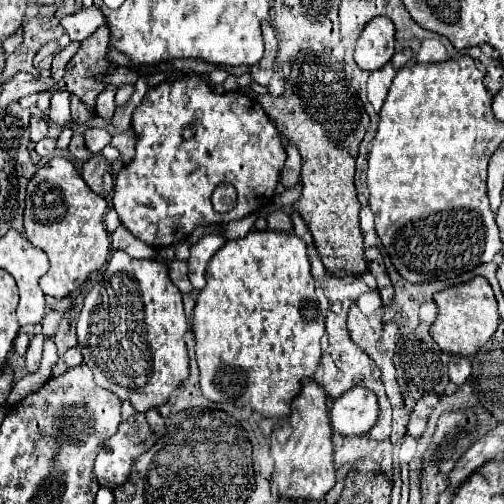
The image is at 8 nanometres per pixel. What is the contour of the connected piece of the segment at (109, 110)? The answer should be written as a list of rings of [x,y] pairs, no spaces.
[[[105,84],[105,90],[101,90],[101,94],[97,96],[97,104],[95,104],[95,112],[99,116],[115,114],[115,94],[117,94],[117,86]]]

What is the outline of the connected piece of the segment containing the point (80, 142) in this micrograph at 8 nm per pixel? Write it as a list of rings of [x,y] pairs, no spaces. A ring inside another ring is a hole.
[[[83,134],[73,136],[73,140],[71,140],[71,144],[69,144],[69,152],[71,152],[79,162],[87,162],[87,160],[93,156],[91,150],[87,150],[87,146],[85,146]]]

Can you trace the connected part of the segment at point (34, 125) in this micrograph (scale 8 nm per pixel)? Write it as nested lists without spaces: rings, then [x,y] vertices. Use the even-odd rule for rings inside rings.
[[[33,116],[31,118],[31,142],[39,142],[47,136],[47,124],[43,118]]]

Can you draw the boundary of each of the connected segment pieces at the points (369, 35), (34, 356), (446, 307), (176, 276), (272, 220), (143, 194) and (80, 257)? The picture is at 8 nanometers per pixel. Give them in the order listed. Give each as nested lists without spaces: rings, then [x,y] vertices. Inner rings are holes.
[[[373,18],[361,32],[355,44],[353,58],[361,70],[373,72],[383,68],[395,52],[395,26],[389,18]]]
[[[37,334],[37,336],[35,336],[33,340],[31,340],[29,348],[27,348],[27,354],[25,354],[25,362],[27,362],[27,370],[29,370],[31,374],[39,370],[39,362],[41,362],[41,348],[43,348],[43,340],[45,340],[45,336],[43,336],[43,334]]]
[[[477,276],[465,284],[451,286],[443,292],[437,292],[433,298],[437,302],[439,312],[437,312],[435,324],[431,326],[431,338],[439,344],[439,348],[443,352],[471,358],[495,334],[495,330],[499,326],[497,302],[495,302],[491,286],[485,278]]]
[[[173,260],[169,262],[169,274],[171,274],[171,280],[173,284],[181,290],[183,296],[195,296],[195,290],[193,290],[193,284],[189,282],[189,270],[187,270],[187,264],[181,262],[181,260]]]
[[[273,212],[269,218],[267,218],[267,224],[269,228],[273,230],[281,230],[281,232],[293,232],[293,222],[291,218],[285,214],[285,212]]]
[[[185,76],[181,80],[175,80],[175,82],[163,82],[159,84],[157,88],[151,88],[143,102],[135,108],[133,112],[133,130],[137,134],[137,146],[135,146],[135,158],[131,160],[131,164],[123,166],[121,172],[117,174],[117,182],[115,182],[115,196],[113,196],[113,204],[115,204],[115,210],[121,218],[121,224],[139,240],[143,240],[145,244],[149,246],[155,246],[155,248],[161,248],[161,246],[175,246],[179,242],[183,242],[197,226],[201,224],[221,224],[221,222],[231,222],[231,220],[241,220],[243,216],[251,214],[251,212],[257,212],[261,210],[263,206],[269,206],[273,196],[275,196],[275,186],[279,182],[279,176],[281,176],[281,170],[285,166],[285,160],[287,160],[287,152],[283,148],[283,140],[281,140],[281,134],[277,132],[275,124],[267,118],[267,114],[263,112],[263,108],[247,94],[243,92],[225,92],[225,94],[217,94],[211,90],[211,86],[201,80],[199,76]],[[185,128],[193,128],[195,134],[191,138],[183,138],[183,132]],[[219,184],[233,184],[235,190],[237,190],[237,204],[233,210],[225,212],[225,214],[219,214],[213,210],[213,204],[211,204],[211,194],[213,190],[219,186]]]
[[[53,158],[29,180],[25,206],[25,236],[33,246],[45,250],[49,256],[51,268],[39,280],[45,296],[65,298],[67,294],[81,288],[89,274],[99,270],[107,262],[111,238],[103,226],[105,214],[105,198],[97,196],[85,184],[81,174],[67,158]]]

